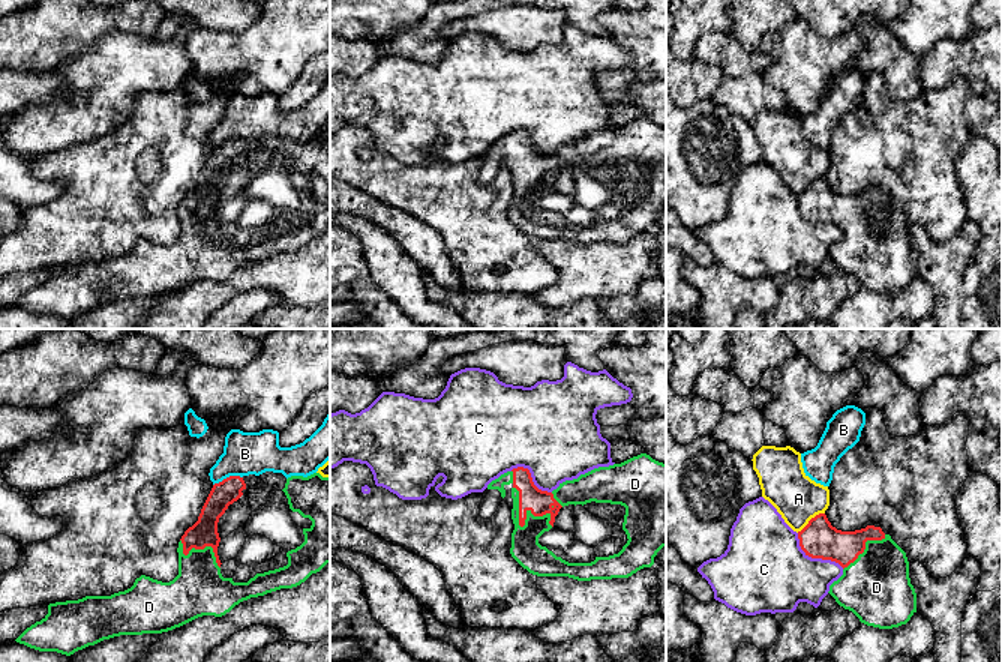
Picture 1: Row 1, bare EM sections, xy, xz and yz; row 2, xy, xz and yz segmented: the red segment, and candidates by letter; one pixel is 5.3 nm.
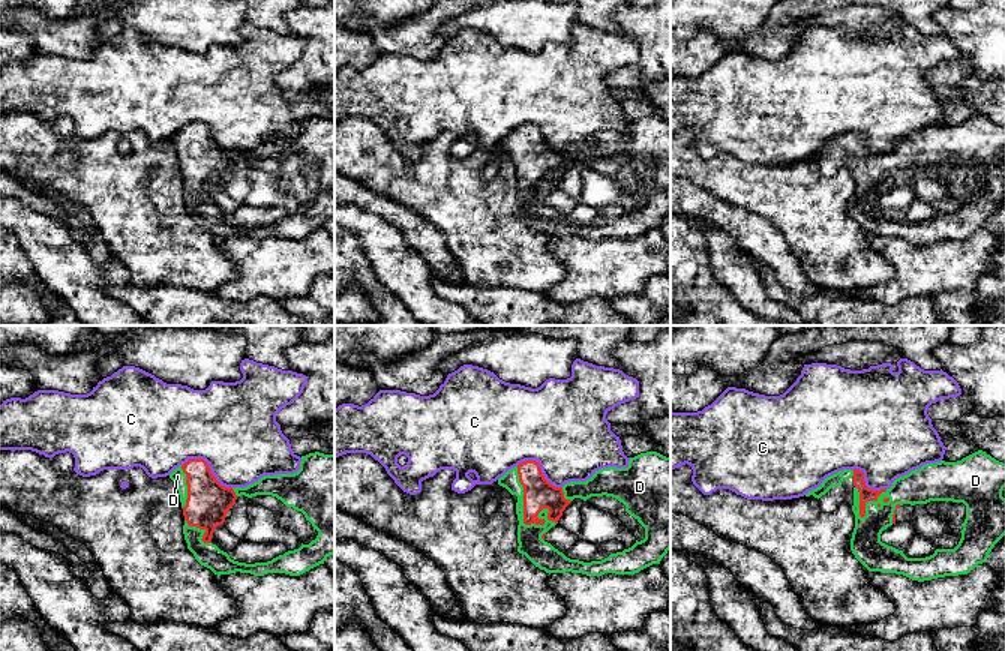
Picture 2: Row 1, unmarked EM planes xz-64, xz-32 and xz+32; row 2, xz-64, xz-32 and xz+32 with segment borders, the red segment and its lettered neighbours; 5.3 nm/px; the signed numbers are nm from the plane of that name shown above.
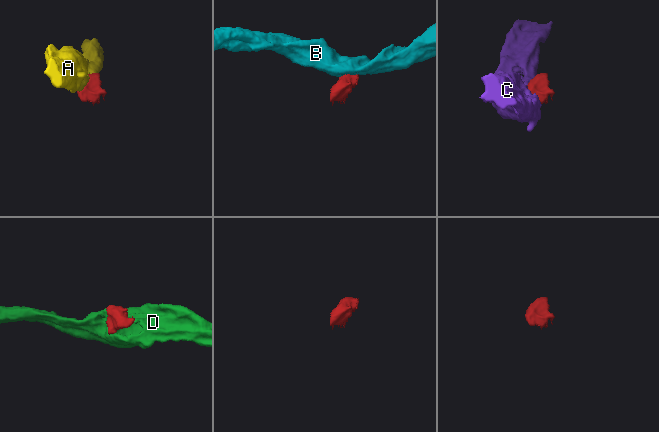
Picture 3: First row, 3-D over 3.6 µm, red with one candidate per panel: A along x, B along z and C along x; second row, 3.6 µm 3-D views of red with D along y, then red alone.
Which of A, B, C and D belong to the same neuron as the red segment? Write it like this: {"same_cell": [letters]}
{"same_cell": ["D"]}

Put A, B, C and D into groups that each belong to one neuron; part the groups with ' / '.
A / B / C / D

